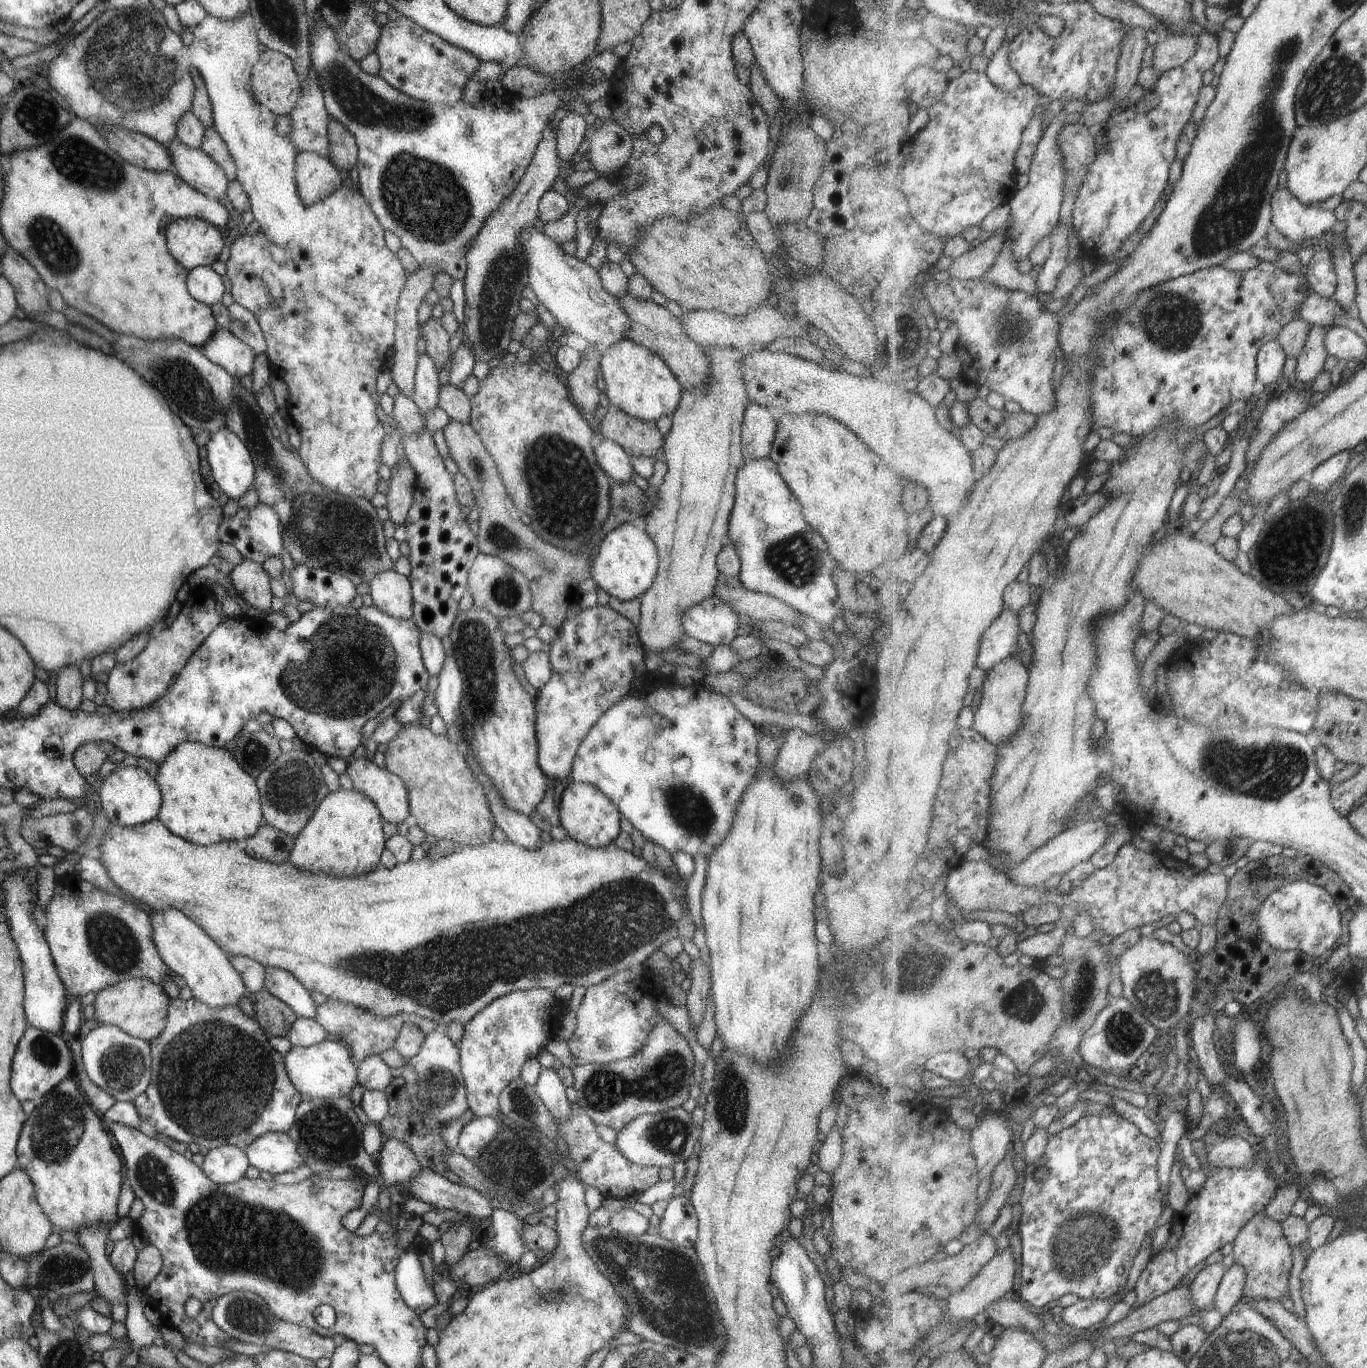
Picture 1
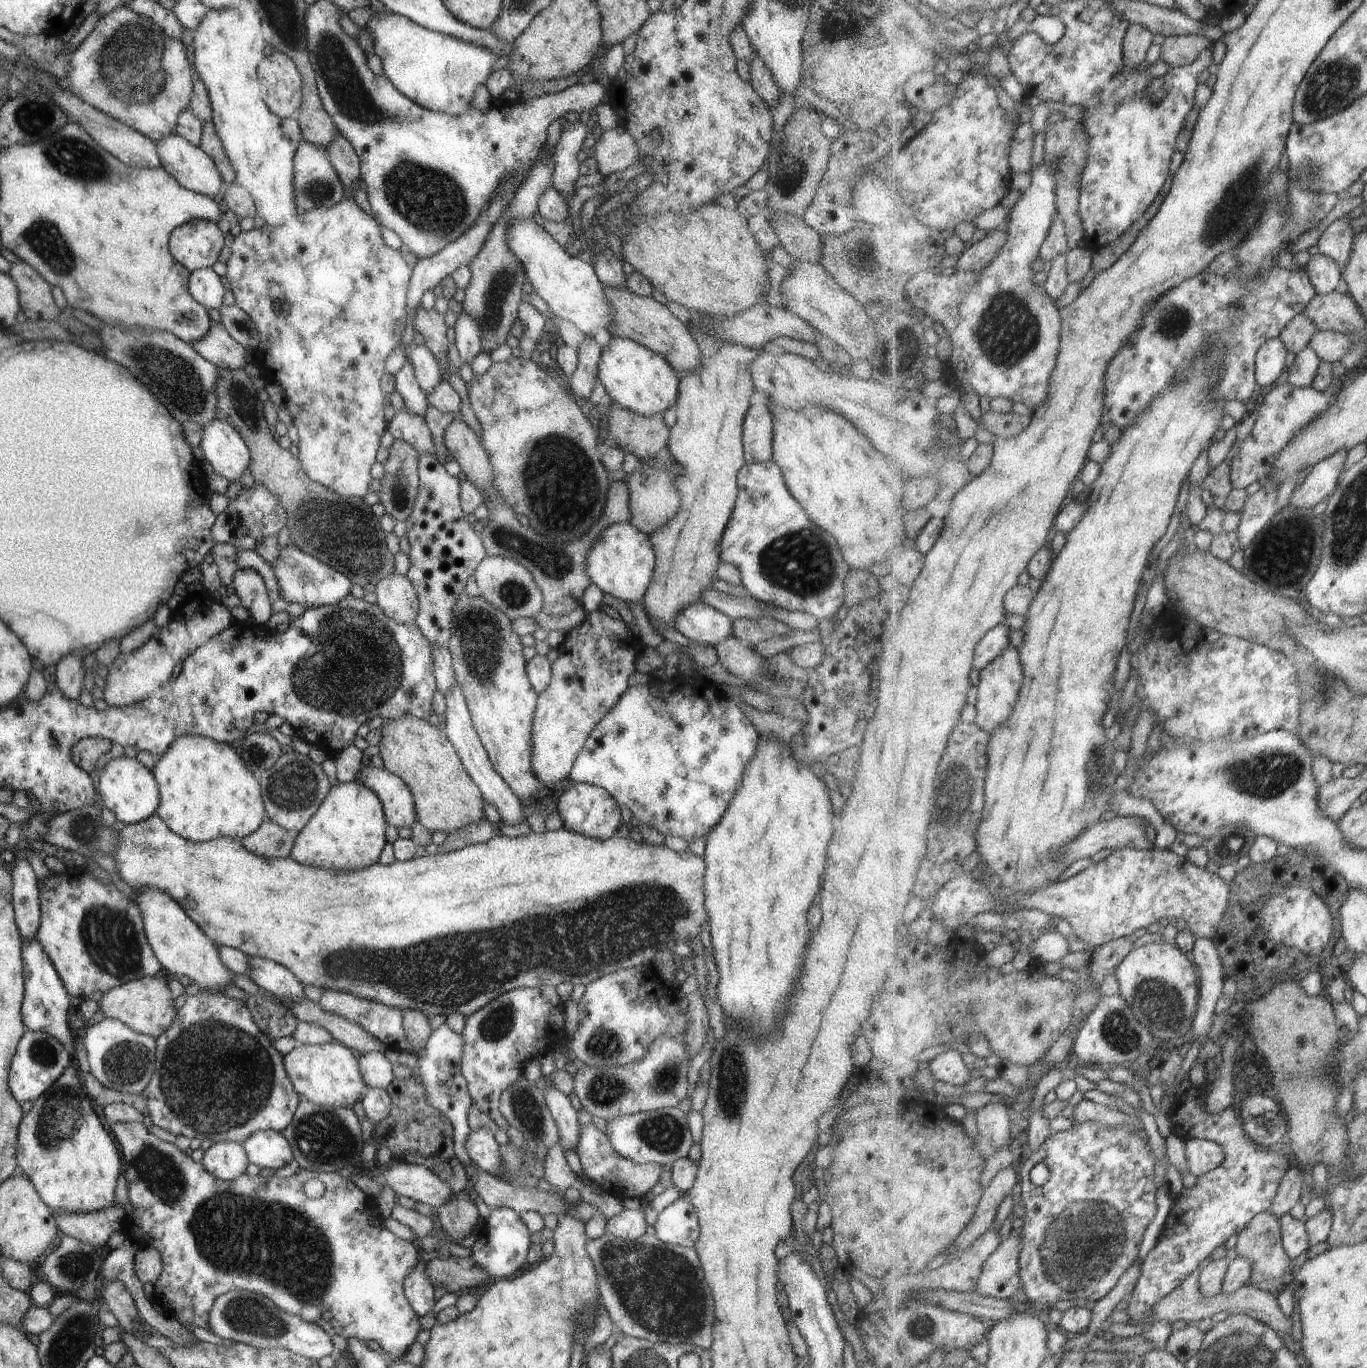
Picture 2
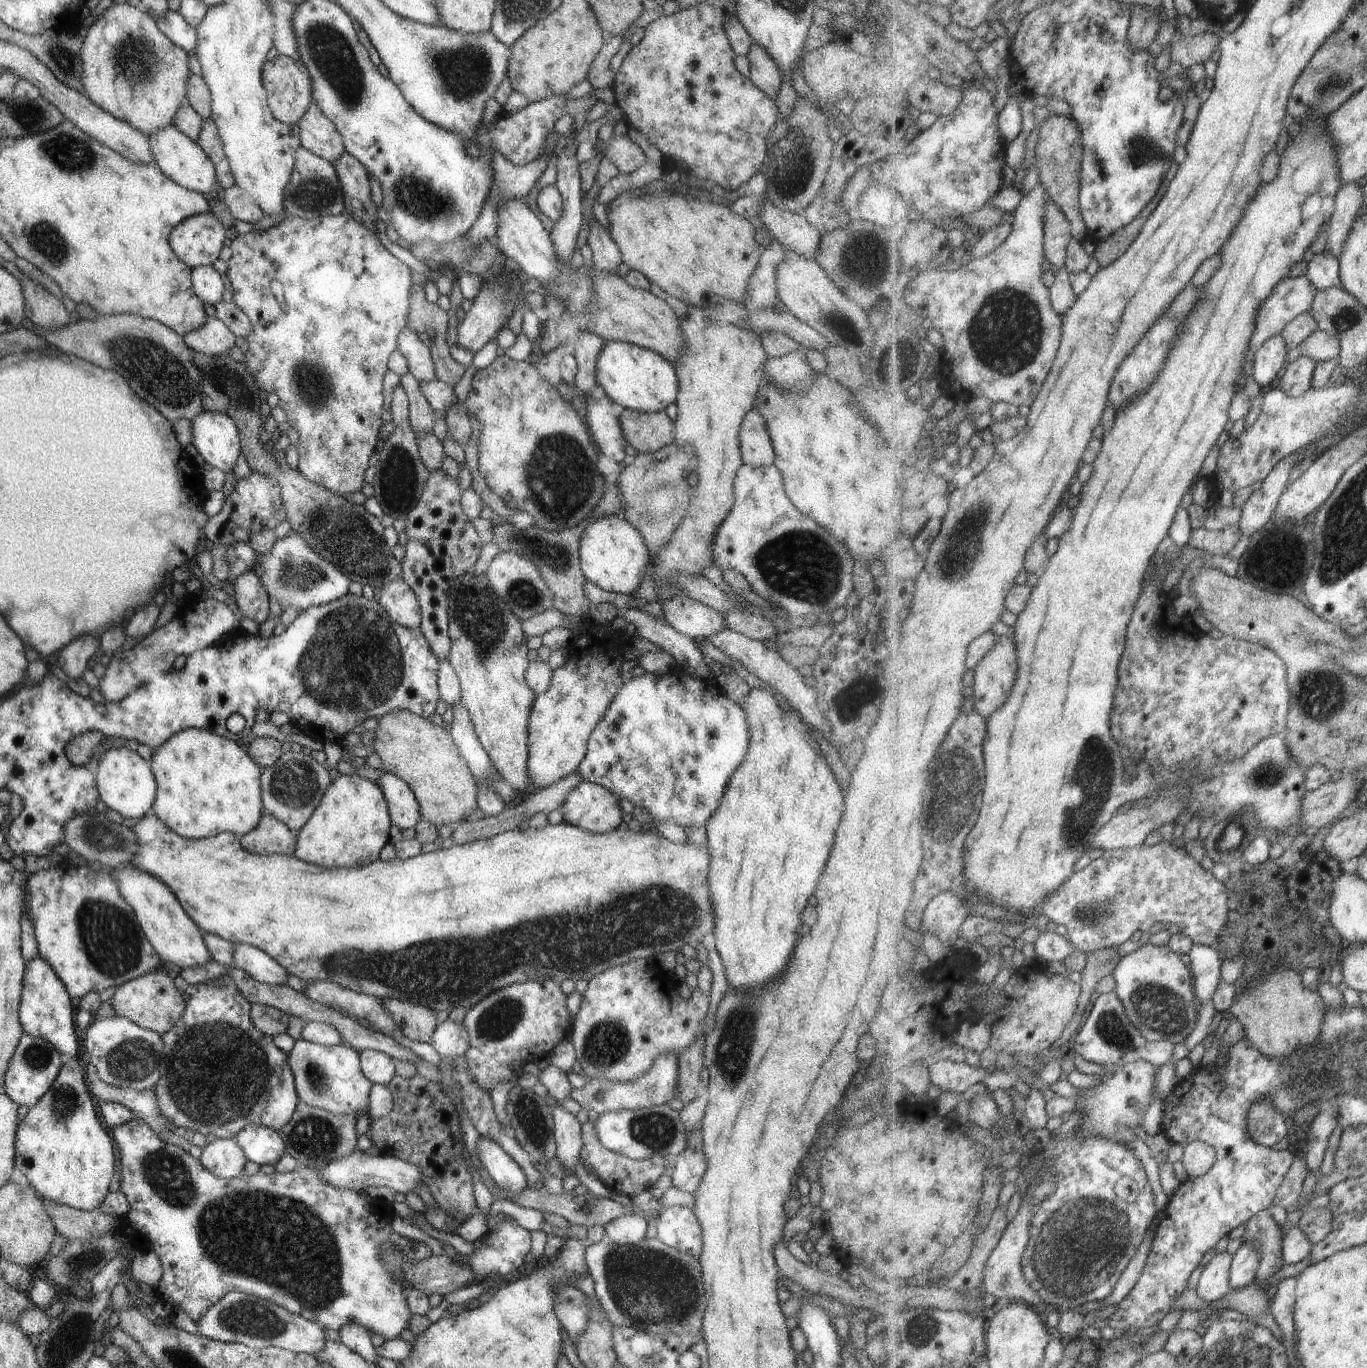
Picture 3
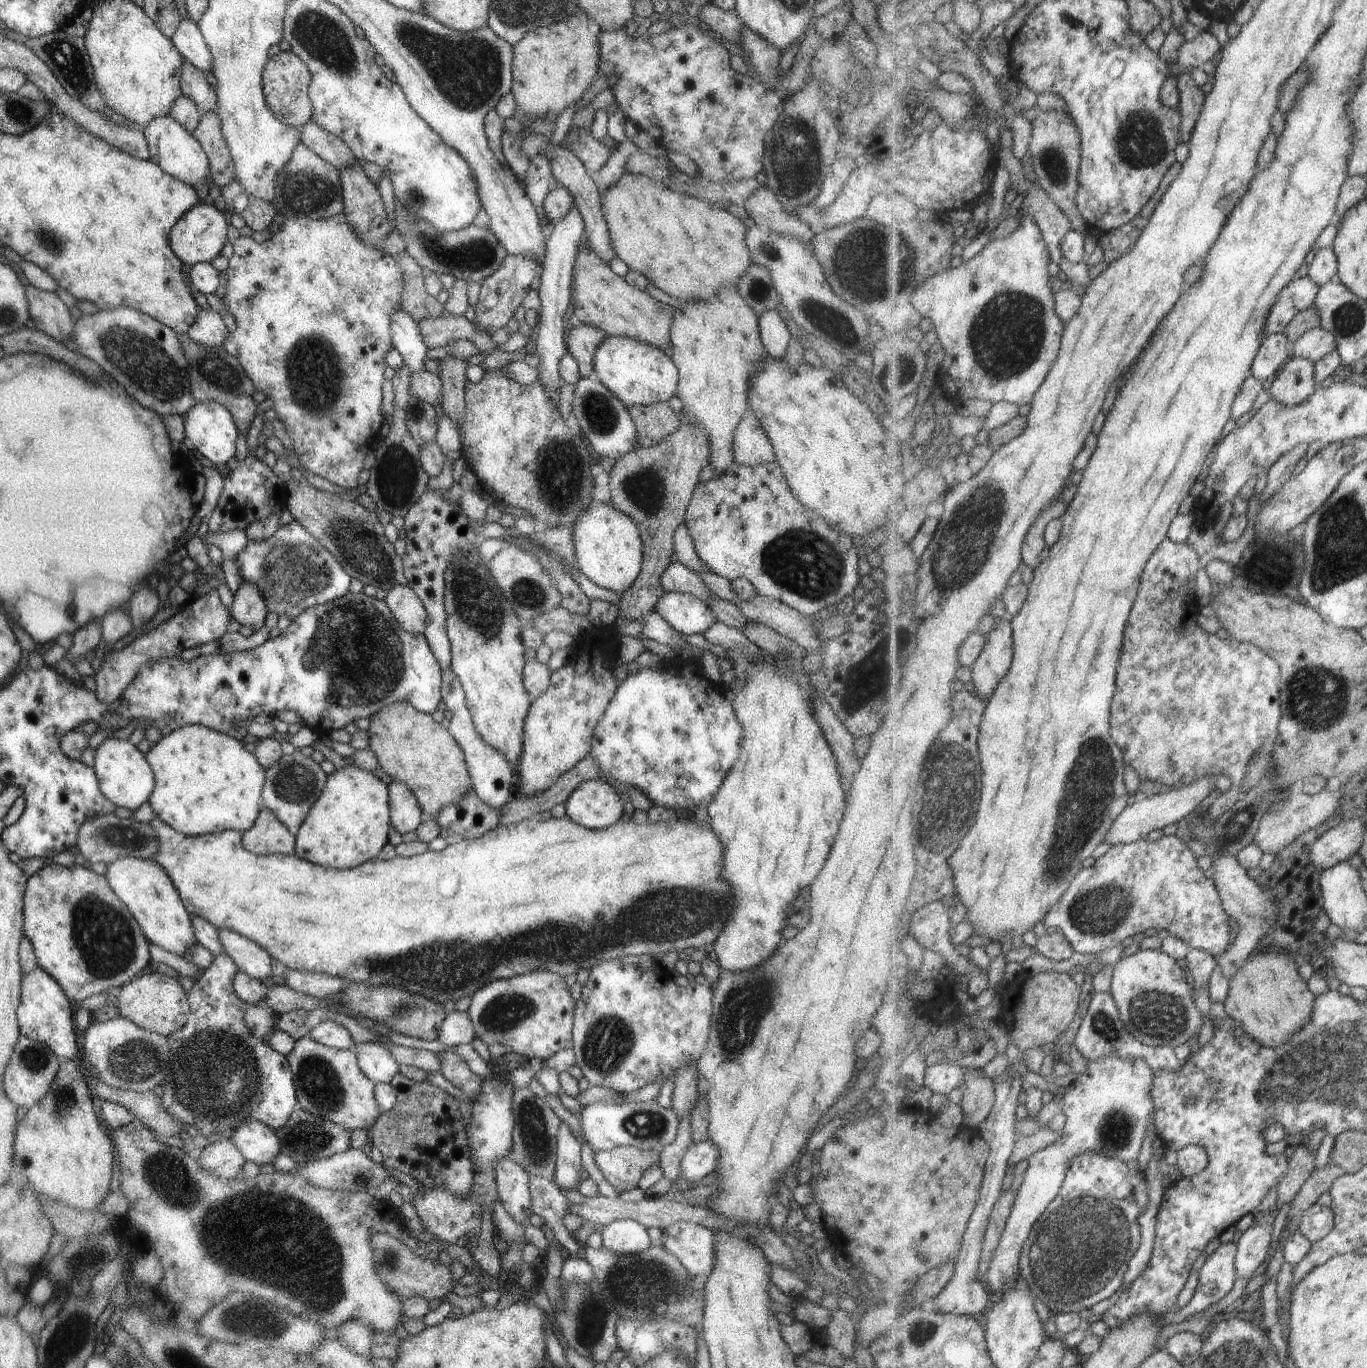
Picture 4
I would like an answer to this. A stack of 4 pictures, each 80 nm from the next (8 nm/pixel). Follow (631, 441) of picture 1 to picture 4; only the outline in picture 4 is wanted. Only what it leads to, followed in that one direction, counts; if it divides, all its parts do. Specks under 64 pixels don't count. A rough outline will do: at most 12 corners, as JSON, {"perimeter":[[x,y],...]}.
{"perimeter":[[667,402],[629,406],[635,445],[657,444],[680,426]]}

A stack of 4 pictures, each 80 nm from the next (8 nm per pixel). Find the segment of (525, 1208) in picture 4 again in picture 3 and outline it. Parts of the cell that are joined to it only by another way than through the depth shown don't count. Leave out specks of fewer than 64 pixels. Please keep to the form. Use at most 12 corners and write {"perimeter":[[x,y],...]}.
{"perimeter":[[479,1136],[477,1158],[502,1191],[526,1186],[523,1169]]}

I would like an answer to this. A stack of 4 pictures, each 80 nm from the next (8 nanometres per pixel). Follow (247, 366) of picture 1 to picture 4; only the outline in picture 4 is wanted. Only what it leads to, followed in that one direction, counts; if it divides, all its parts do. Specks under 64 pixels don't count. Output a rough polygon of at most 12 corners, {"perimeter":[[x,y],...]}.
{"perimeter":[[211,308],[186,334],[202,348],[221,348],[230,323]]}

